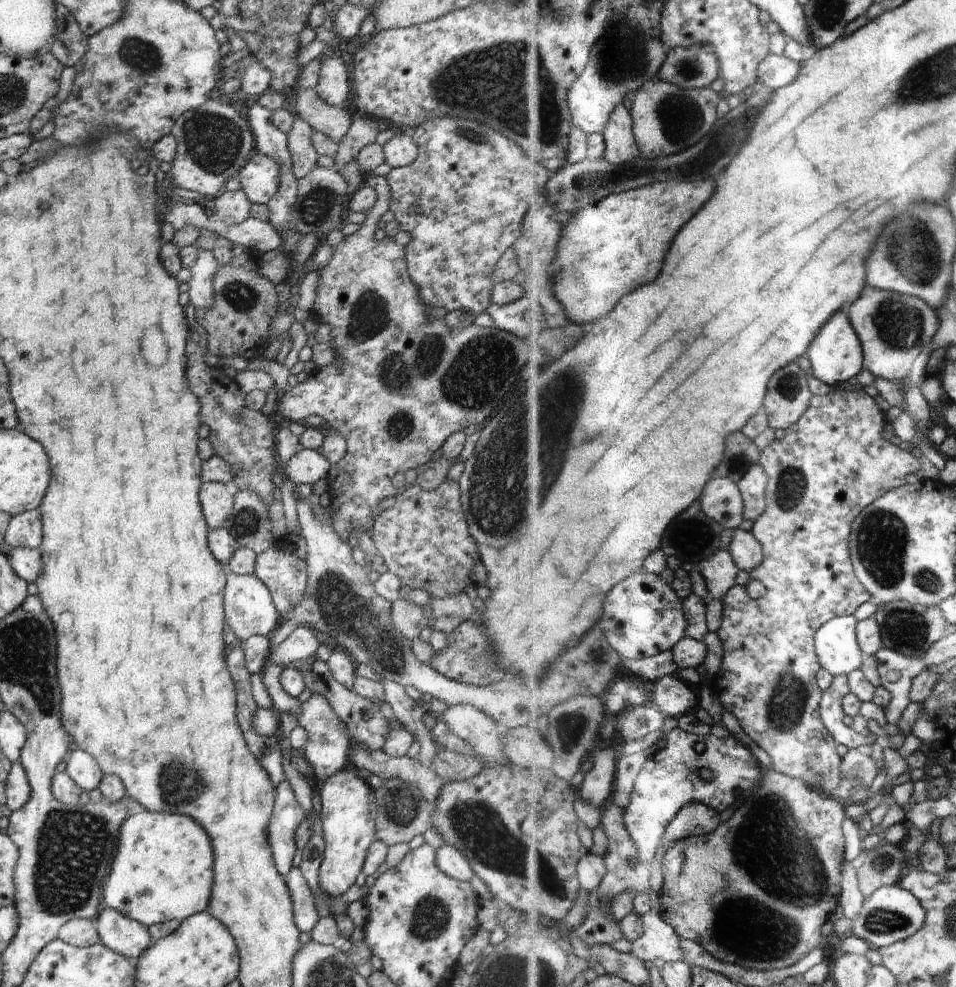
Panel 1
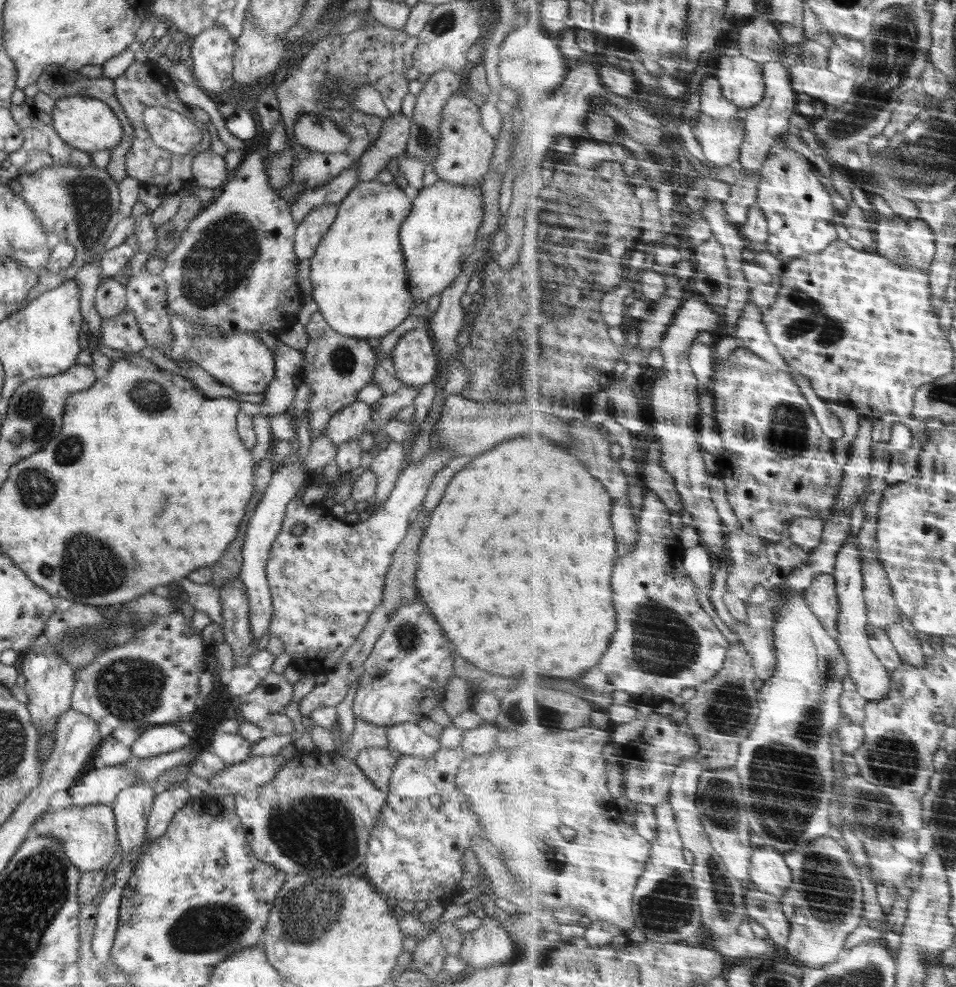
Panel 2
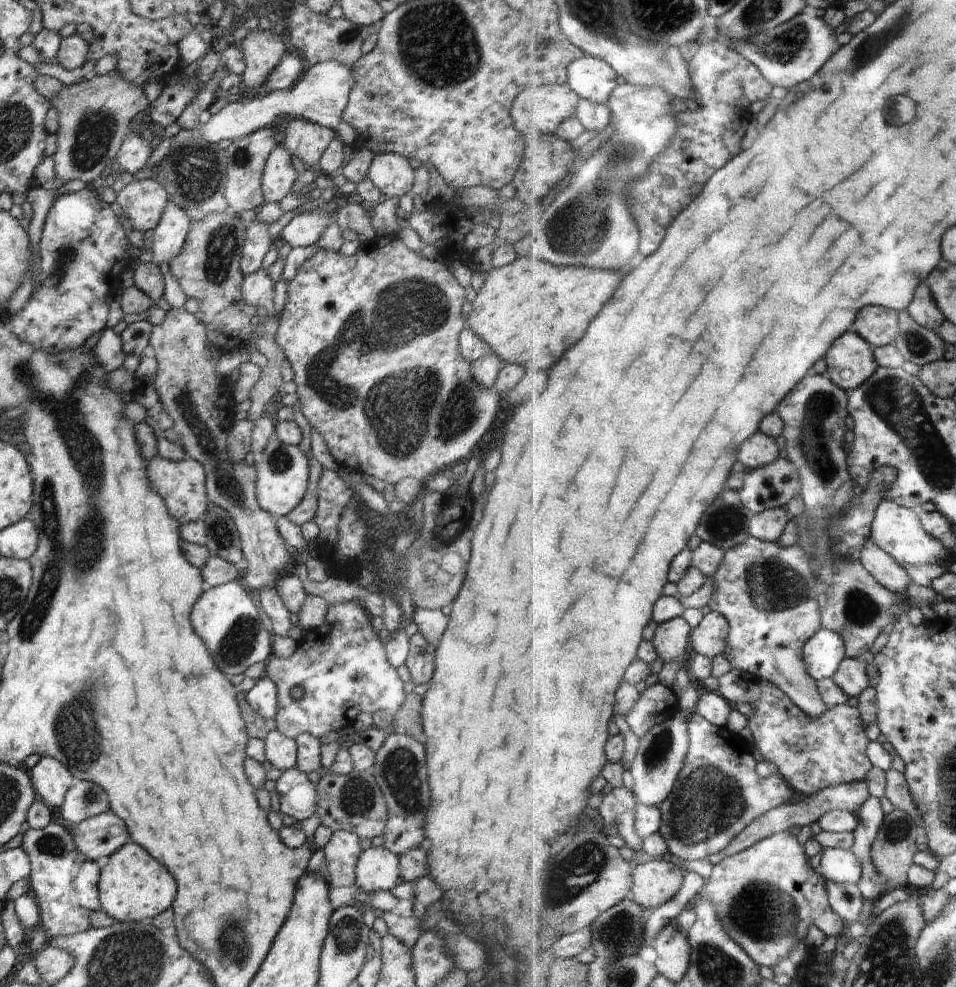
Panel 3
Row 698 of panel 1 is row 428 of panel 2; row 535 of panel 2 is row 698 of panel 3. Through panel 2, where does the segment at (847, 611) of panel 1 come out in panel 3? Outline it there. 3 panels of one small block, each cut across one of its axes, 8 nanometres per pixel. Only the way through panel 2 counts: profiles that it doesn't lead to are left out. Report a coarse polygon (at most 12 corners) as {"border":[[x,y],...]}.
{"border":[[762,679],[750,728],[794,790],[872,772],[860,707],[814,718]]}

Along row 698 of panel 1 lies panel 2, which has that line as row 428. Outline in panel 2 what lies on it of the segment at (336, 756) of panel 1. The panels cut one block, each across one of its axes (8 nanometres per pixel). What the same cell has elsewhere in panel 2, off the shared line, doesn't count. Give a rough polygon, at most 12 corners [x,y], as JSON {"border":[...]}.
{"border":[[320,311],[305,329],[302,382],[312,439],[372,382],[368,340]]}

